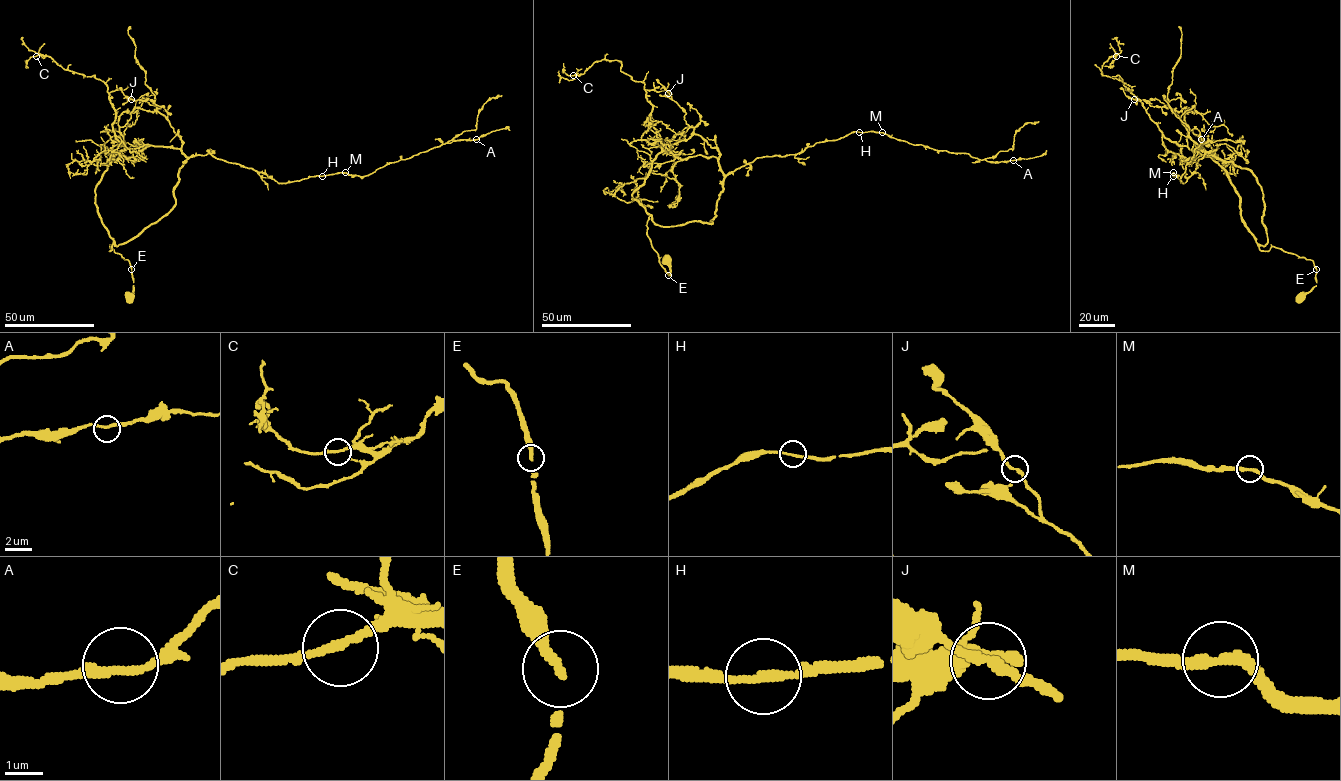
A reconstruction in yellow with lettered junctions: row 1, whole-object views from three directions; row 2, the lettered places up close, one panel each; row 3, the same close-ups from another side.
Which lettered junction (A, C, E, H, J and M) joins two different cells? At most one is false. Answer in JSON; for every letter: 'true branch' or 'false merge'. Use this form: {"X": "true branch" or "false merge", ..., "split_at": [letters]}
{"A": "true branch", "C": "true branch", "E": "true branch", "H": "true branch", "J": "true branch", "M": "true branch", "split_at": []}

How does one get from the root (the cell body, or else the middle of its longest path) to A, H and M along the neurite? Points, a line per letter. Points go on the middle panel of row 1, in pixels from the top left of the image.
A: (666, 260), (668, 275), (648, 217), (662, 226), (712, 223), (724, 178), (757, 158), (875, 131), (1013, 160)
H: (666, 260), (668, 275), (647, 234), (651, 215), (662, 226), (712, 223), (727, 175), (858, 132)
M: (666, 260), (668, 275), (647, 234), (651, 215), (662, 226), (712, 223), (724, 178), (756, 158), (882, 132)

